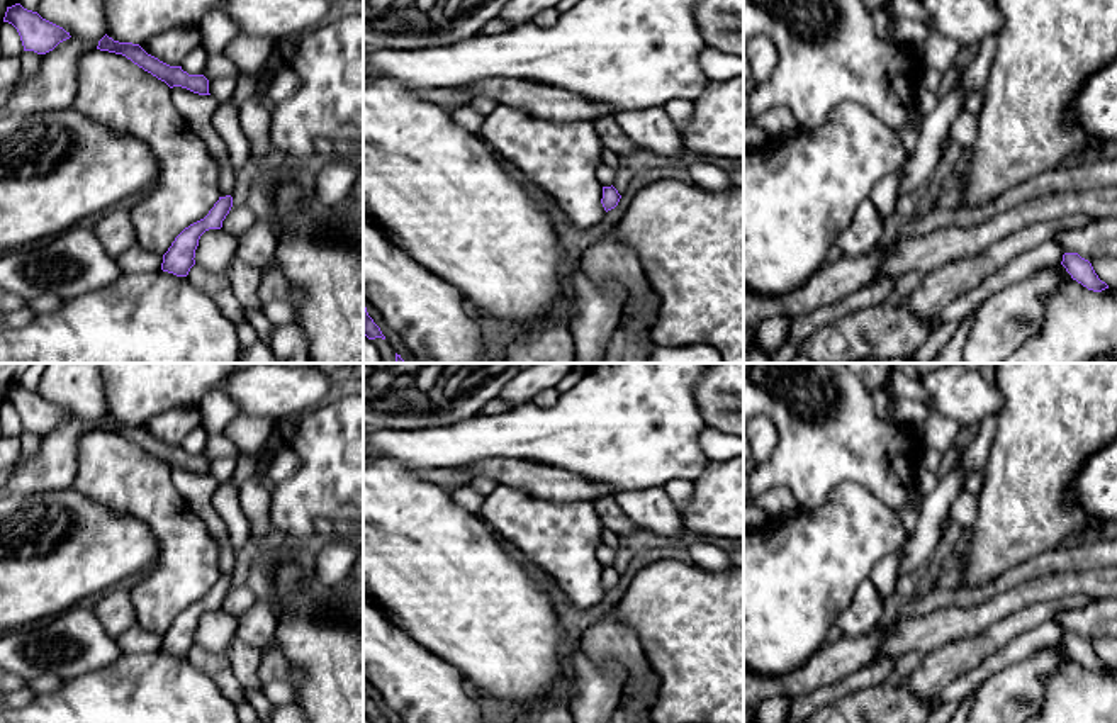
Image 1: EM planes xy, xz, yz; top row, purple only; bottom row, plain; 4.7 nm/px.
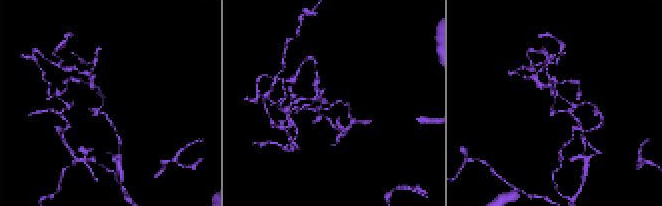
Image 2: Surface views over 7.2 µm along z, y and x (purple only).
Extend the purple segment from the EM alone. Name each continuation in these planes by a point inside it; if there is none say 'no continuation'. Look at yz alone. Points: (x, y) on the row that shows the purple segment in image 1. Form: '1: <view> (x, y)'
no continuation

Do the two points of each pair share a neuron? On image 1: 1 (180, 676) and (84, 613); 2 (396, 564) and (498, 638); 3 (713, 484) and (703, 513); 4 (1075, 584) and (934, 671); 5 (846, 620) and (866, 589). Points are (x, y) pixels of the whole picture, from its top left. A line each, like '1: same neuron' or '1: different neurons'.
1: different neurons
2: same neuron
3: same neuron
4: same neuron
5: same neuron

